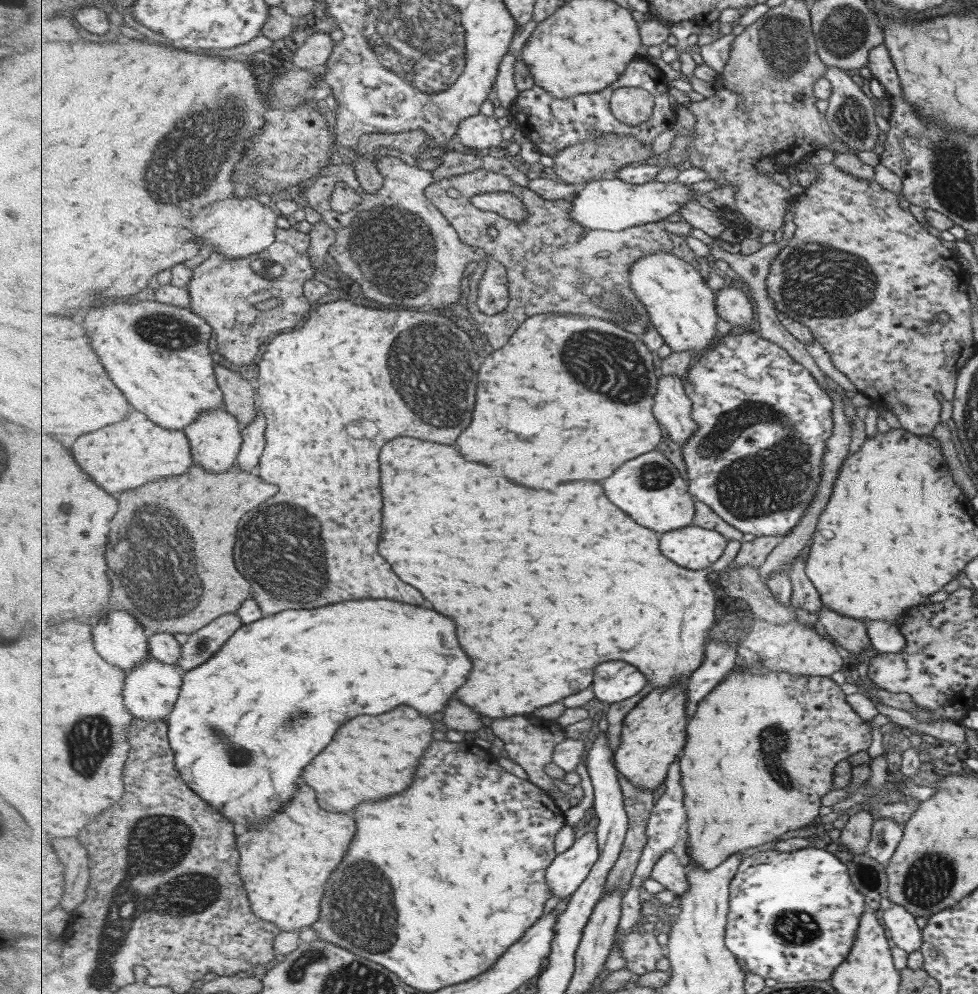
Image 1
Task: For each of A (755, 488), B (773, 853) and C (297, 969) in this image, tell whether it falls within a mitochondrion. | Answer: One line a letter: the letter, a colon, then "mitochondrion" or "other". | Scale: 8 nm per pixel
A: mitochondrion
B: other
C: mitochondrion

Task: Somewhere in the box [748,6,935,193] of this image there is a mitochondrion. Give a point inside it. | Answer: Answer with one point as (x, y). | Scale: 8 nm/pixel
(784, 45)

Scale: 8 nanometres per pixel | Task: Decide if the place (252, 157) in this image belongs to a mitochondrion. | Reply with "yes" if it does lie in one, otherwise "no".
yes

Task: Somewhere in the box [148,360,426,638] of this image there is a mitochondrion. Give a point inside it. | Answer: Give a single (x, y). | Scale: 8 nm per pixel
(301, 580)

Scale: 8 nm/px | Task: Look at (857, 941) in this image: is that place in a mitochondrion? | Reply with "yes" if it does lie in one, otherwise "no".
no

